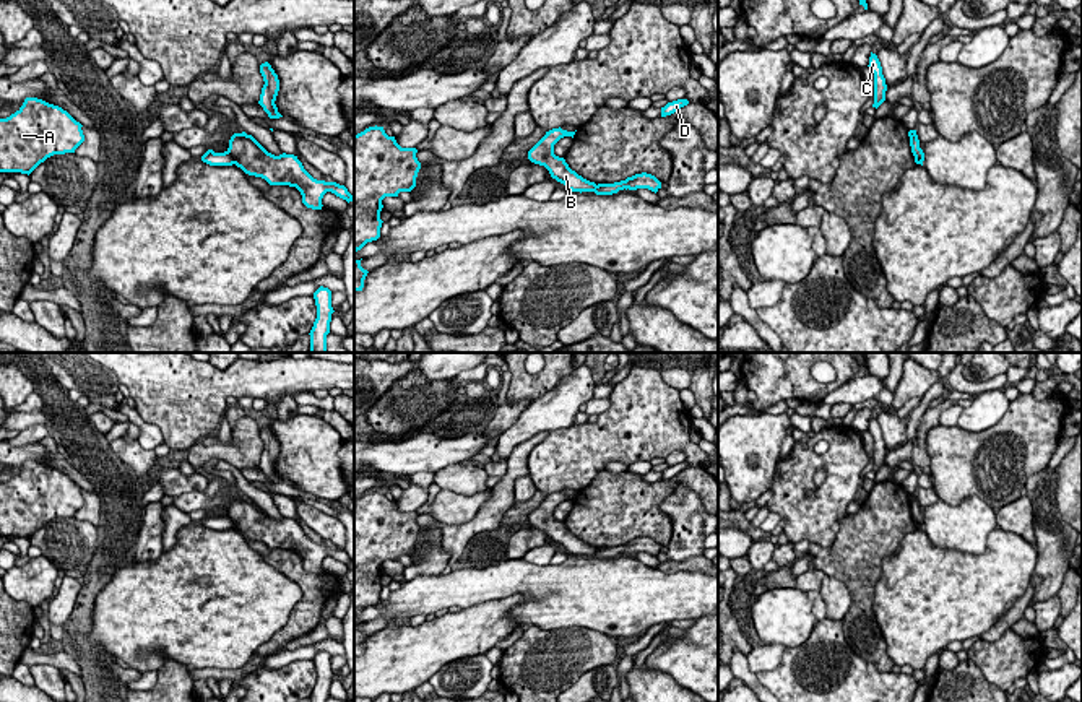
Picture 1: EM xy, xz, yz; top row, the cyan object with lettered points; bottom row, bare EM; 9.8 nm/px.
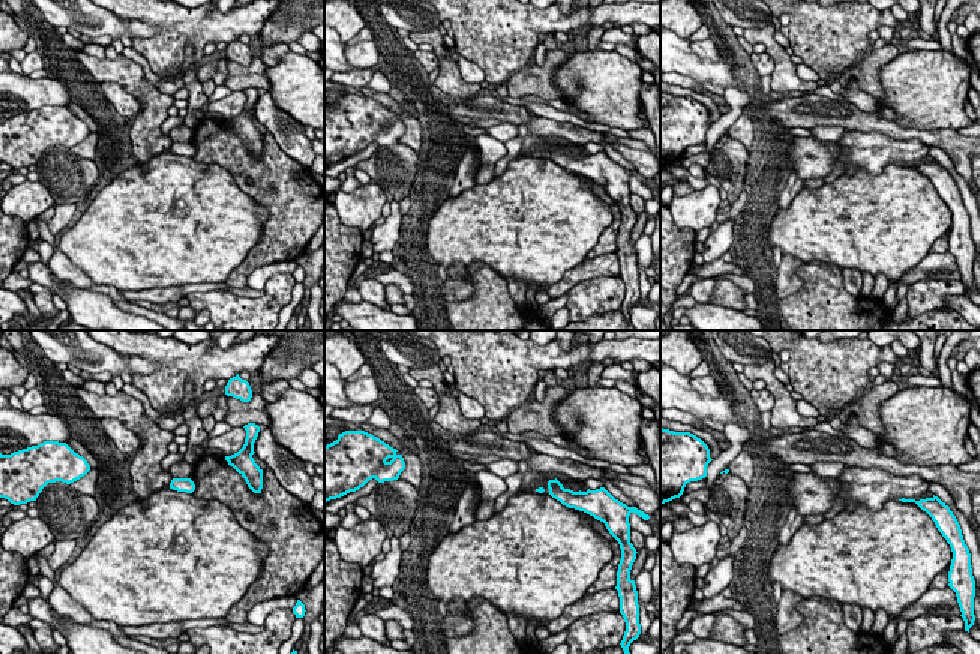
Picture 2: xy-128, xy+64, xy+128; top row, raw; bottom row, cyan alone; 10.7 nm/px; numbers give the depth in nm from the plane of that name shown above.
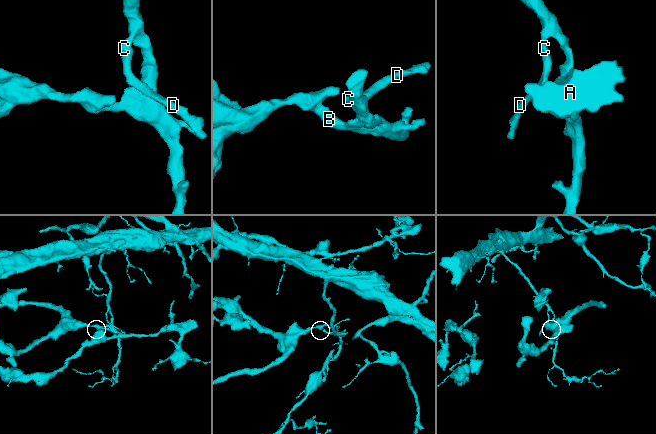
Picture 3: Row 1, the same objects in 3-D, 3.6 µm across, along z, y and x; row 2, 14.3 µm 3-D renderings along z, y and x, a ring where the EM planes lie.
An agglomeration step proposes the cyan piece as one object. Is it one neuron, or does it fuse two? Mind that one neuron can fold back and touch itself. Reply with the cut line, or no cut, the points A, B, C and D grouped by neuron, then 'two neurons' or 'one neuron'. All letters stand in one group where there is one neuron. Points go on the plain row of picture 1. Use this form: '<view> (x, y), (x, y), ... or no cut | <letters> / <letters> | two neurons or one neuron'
xy (226, 515), (234, 527) | A B / C D | two neurons

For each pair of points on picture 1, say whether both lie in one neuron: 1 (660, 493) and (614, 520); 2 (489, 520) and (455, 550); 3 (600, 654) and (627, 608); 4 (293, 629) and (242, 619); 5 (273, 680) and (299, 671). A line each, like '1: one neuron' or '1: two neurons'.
1: one neuron
2: one neuron
3: two neurons
4: two neurons
5: one neuron

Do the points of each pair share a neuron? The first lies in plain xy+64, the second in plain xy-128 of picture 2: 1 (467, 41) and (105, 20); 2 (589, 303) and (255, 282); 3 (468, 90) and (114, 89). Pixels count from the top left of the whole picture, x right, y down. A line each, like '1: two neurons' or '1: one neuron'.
1: two neurons
2: two neurons
3: one neuron

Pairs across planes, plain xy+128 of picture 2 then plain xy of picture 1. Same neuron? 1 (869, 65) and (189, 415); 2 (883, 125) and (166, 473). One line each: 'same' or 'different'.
1: different
2: same

